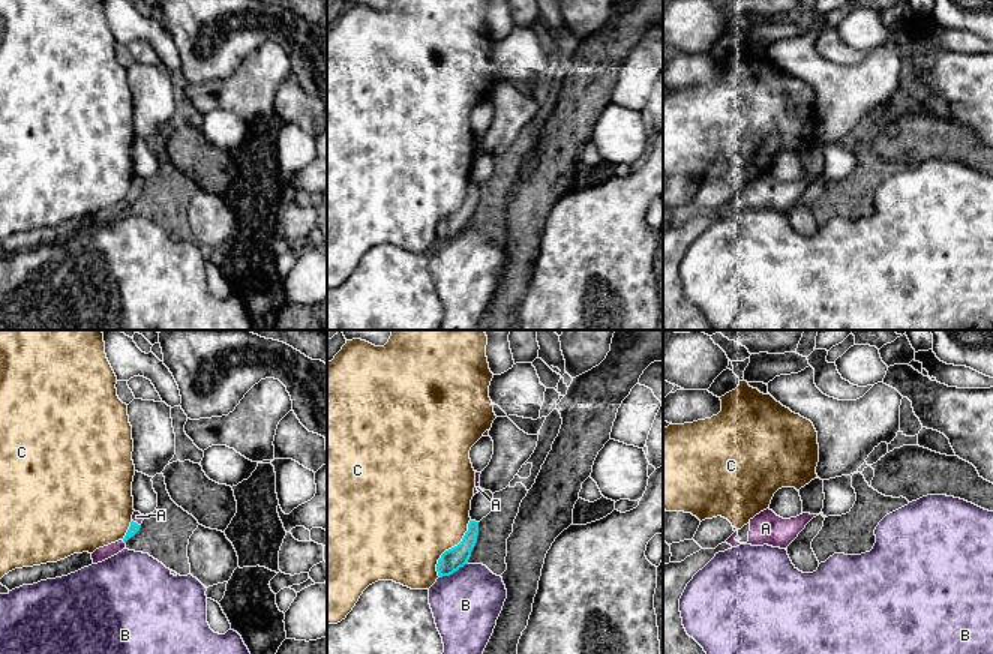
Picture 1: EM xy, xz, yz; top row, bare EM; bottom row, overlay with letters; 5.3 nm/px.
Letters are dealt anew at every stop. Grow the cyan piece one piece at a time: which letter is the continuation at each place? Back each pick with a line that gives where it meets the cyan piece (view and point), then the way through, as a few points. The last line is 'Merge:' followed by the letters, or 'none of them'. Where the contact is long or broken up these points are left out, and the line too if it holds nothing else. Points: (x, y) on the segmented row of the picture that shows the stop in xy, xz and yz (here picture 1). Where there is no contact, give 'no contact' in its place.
A: contact xy (135, 522); way xy (134, 528), (135, 522), (137, 516)
Merge: A

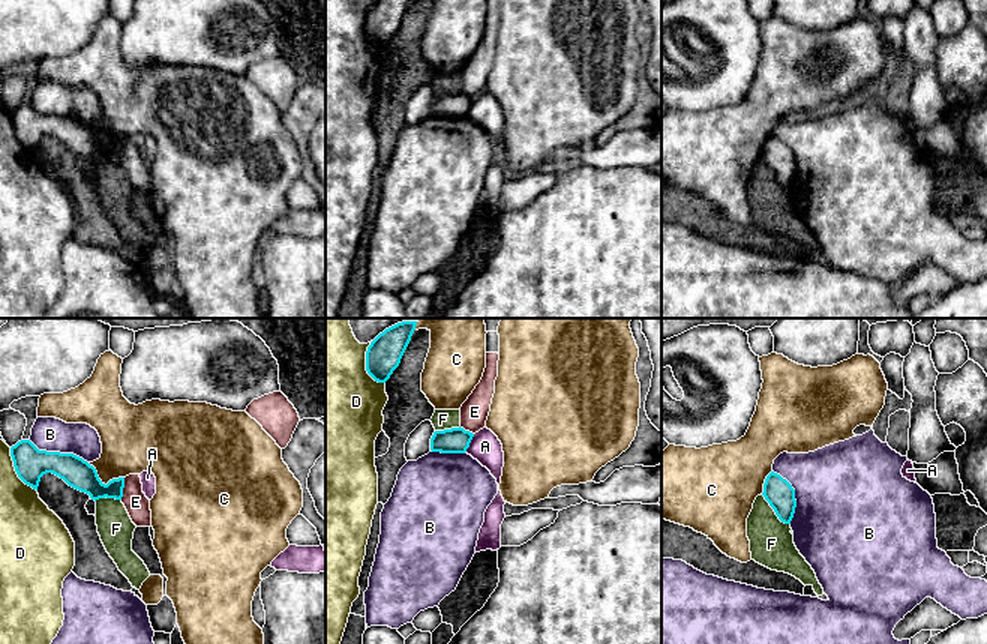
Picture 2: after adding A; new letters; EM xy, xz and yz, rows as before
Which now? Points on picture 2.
Merge: none of them

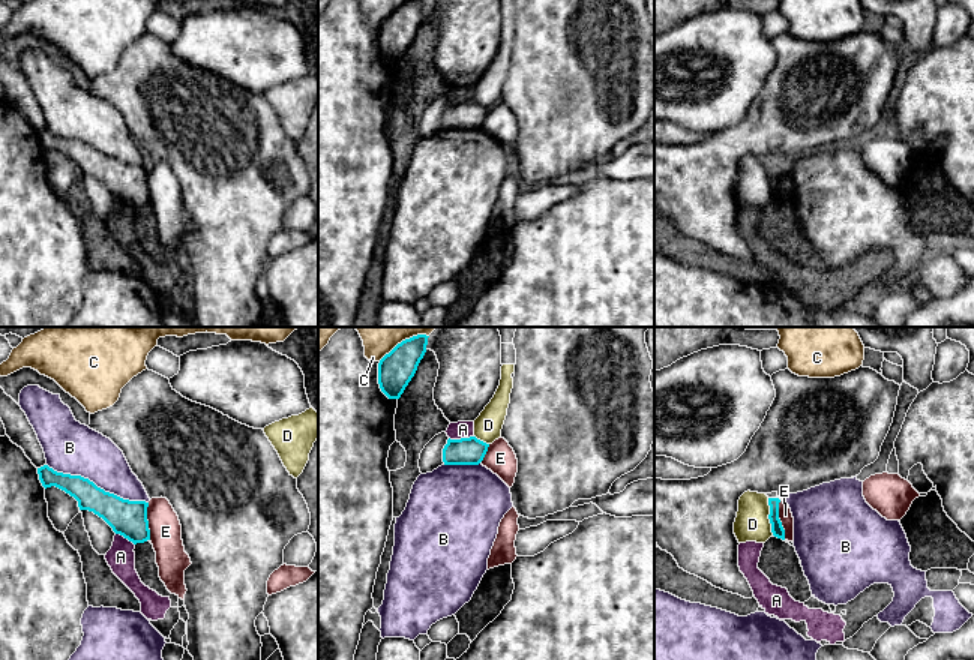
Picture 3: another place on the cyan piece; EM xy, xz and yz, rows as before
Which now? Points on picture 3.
Merge: none of them

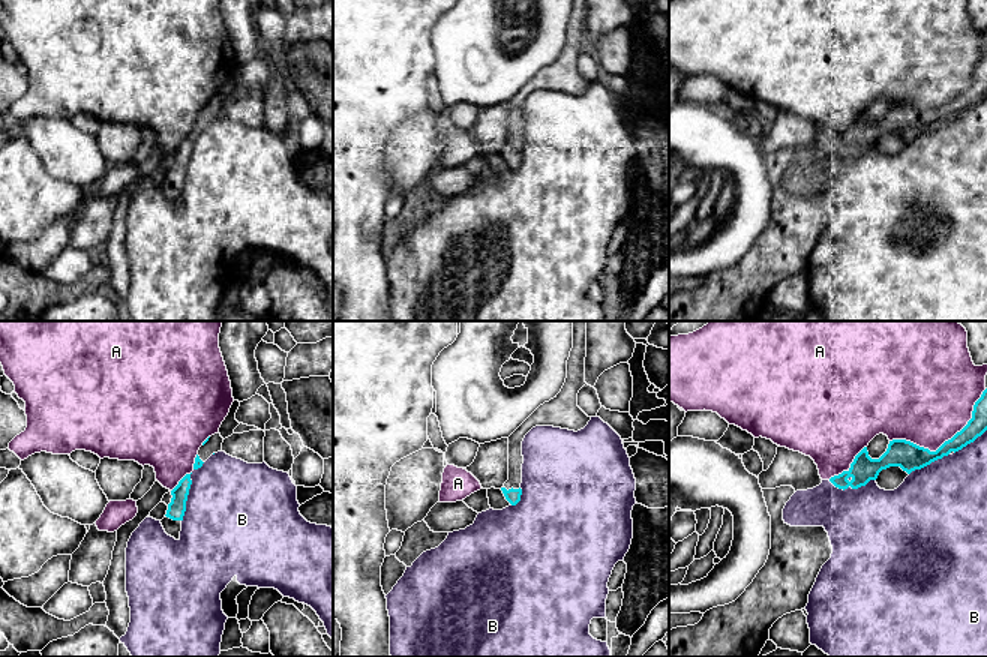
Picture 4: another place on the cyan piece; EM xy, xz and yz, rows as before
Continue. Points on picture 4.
Merge: none of them

